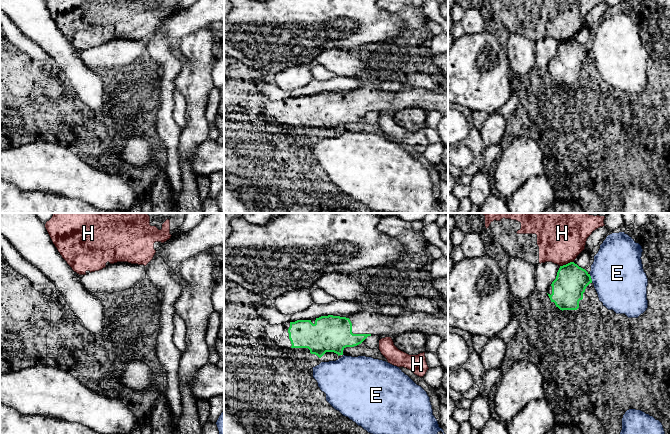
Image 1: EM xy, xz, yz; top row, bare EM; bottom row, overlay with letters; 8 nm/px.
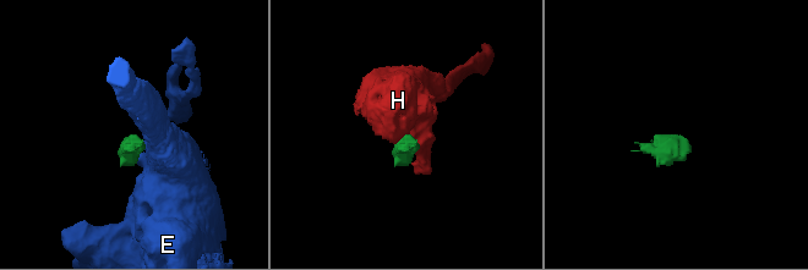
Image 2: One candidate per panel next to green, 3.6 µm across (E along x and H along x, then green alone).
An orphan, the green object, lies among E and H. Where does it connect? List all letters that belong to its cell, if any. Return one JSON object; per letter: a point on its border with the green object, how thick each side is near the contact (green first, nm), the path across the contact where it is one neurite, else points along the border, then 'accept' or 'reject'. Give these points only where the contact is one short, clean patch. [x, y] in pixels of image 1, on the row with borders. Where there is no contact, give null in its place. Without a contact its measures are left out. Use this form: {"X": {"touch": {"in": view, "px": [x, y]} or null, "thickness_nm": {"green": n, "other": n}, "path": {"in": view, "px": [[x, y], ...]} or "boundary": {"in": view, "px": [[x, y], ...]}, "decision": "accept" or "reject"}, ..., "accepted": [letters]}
{"E": {"touch": {"in": "yz", "px": [590, 278]}, "thickness_nm": {"green": 260, "other": 420}, "boundary": {"in": "yz", "px": [[589, 274], [592, 282]]}, "decision": "reject"}, "H": {"touch": {"in": "yz", "px": [566, 264]}, "thickness_nm": {"green": 260, "other": 400}, "boundary": {"in": "yz", "px": [[573, 261], [560, 266]]}, "decision": "reject"}, "accepted": []}

